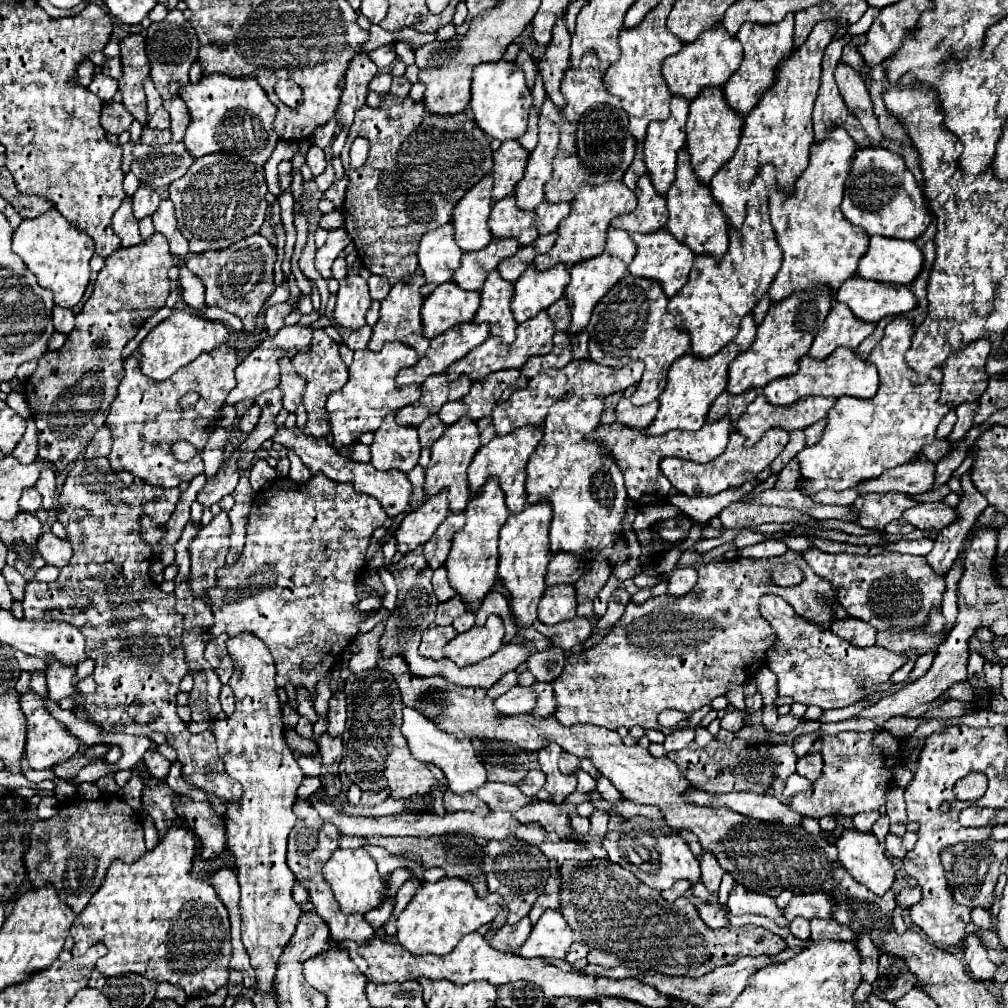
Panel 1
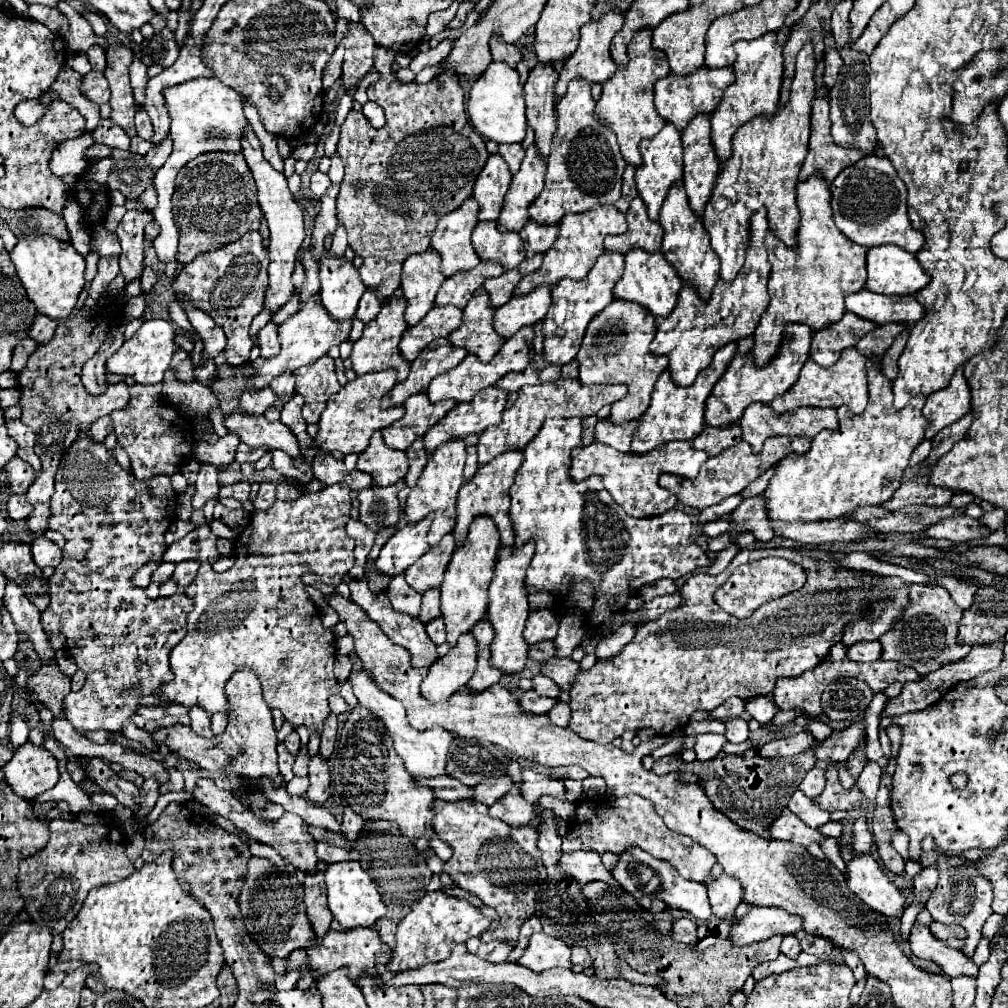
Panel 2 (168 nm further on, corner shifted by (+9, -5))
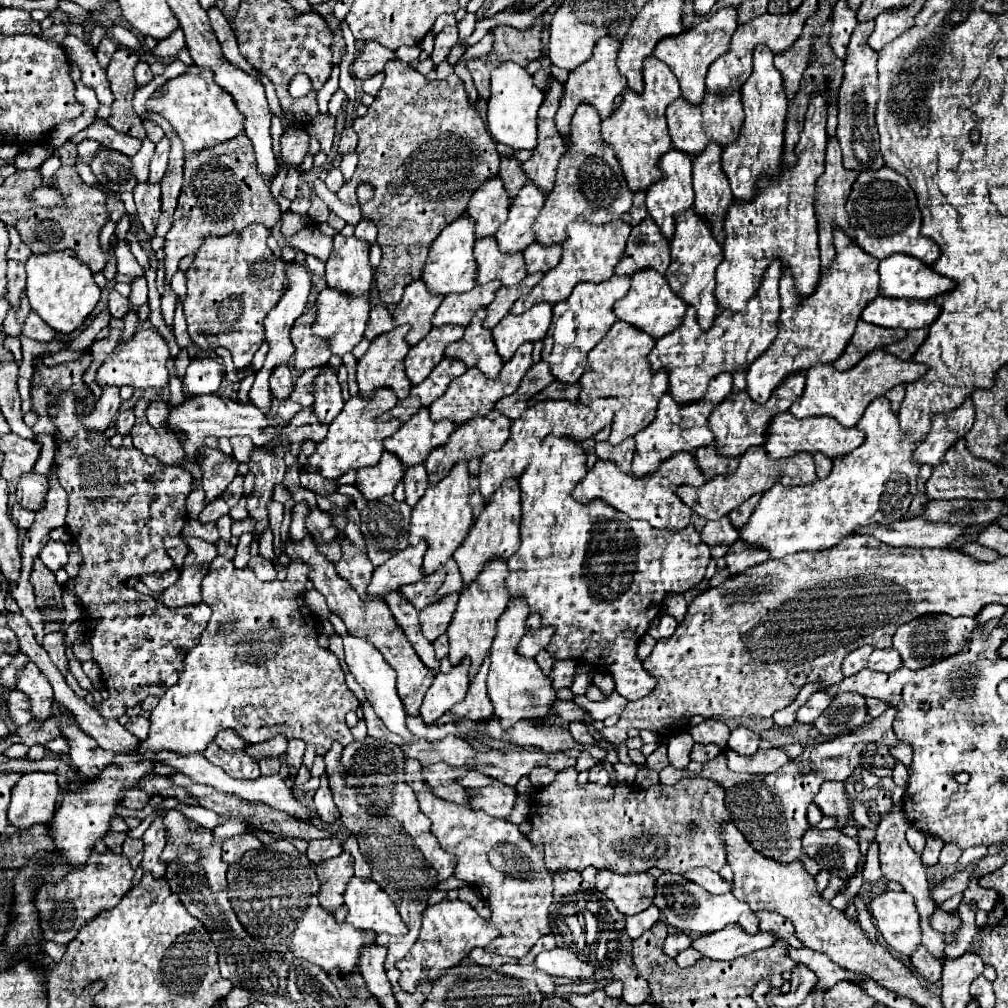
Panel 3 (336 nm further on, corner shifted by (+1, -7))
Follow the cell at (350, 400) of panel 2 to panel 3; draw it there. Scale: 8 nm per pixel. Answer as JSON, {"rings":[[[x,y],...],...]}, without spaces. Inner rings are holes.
{"rings":[[[379,389],[375,397],[355,395],[349,401],[345,401],[341,413],[329,425],[327,437],[321,443],[317,443],[315,453],[309,457],[309,467],[317,469],[327,479],[337,479],[351,469],[377,465],[383,453],[383,439],[391,437],[403,425],[403,421],[381,419],[381,413],[389,411],[395,403],[397,403],[397,397],[395,393],[391,393],[391,389]]]}

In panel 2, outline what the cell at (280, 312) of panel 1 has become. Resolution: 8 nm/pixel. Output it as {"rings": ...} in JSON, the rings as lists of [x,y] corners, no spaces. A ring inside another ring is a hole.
{"rings":[[[269,321],[261,331],[259,331],[259,349],[261,349],[261,357],[269,359],[279,355],[281,345],[277,339],[277,327],[273,321]]]}

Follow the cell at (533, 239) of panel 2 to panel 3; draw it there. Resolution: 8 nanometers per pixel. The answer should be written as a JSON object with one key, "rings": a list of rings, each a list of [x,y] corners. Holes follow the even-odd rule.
{"rings":[[[537,241],[523,251],[527,271],[537,273],[537,271],[549,271],[553,269],[559,259],[561,259],[561,245],[539,245]]]}

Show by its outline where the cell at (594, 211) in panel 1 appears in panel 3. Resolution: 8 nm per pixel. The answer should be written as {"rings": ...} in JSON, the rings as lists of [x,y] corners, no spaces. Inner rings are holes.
{"rings":[[[579,217],[579,221],[573,221],[569,225],[567,241],[563,241],[563,257],[561,257],[559,265],[553,267],[551,271],[547,271],[545,277],[541,279],[541,283],[535,285],[535,289],[531,289],[531,293],[527,297],[521,297],[519,301],[515,301],[511,313],[523,313],[541,301],[547,301],[547,303],[563,301],[573,291],[575,283],[581,283],[581,281],[601,283],[601,281],[609,279],[613,275],[615,265],[619,263],[621,253],[625,251],[629,233],[631,233],[631,225],[625,221],[611,221],[605,225],[587,223],[583,217]]]}

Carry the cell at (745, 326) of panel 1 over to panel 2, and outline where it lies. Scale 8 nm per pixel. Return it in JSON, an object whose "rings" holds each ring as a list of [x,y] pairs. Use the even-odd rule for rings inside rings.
{"rings":[[[729,343],[727,347],[719,349],[713,357],[713,363],[697,375],[697,379],[691,387],[677,387],[671,381],[669,371],[665,371],[657,379],[655,389],[651,393],[651,405],[649,405],[649,409],[645,411],[645,415],[639,419],[639,423],[635,427],[635,435],[633,435],[633,443],[631,443],[631,453],[633,455],[649,453],[649,451],[653,451],[659,445],[665,445],[669,441],[679,441],[679,439],[691,441],[703,431],[703,427],[705,427],[705,419],[703,419],[705,401],[707,401],[713,385],[723,377],[727,365],[731,363],[731,359],[735,355],[735,349],[737,349],[735,343]]]}

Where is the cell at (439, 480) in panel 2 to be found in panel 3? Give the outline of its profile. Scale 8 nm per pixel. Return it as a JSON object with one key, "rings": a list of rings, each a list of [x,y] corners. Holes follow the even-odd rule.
{"rings":[[[459,461],[451,473],[437,483],[429,483],[425,495],[419,499],[419,503],[413,507],[411,513],[411,525],[409,525],[409,543],[417,545],[421,539],[427,541],[429,551],[423,557],[423,573],[435,573],[461,545],[461,541],[467,537],[469,527],[473,523],[471,505],[469,505],[469,469],[467,461]]]}

